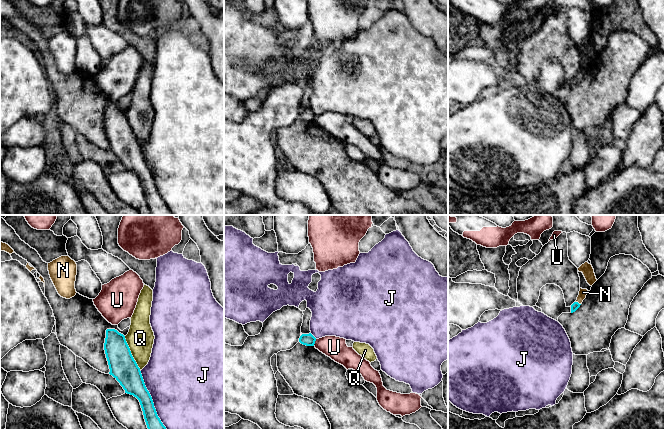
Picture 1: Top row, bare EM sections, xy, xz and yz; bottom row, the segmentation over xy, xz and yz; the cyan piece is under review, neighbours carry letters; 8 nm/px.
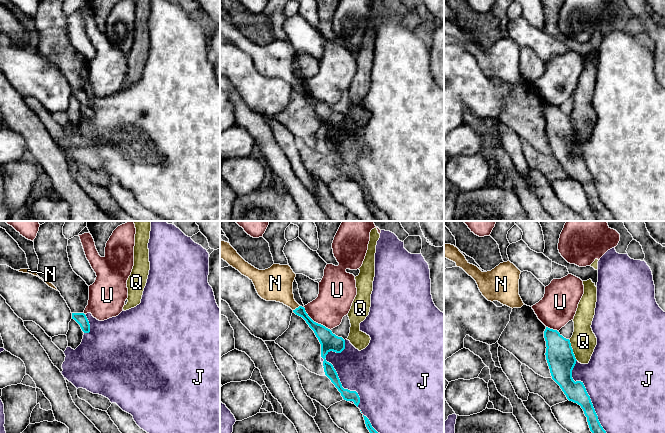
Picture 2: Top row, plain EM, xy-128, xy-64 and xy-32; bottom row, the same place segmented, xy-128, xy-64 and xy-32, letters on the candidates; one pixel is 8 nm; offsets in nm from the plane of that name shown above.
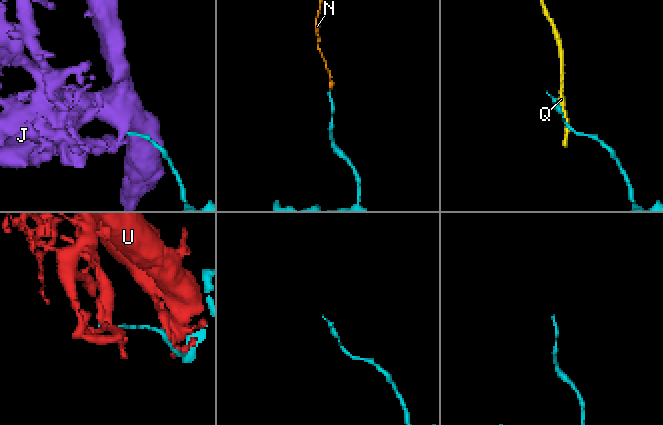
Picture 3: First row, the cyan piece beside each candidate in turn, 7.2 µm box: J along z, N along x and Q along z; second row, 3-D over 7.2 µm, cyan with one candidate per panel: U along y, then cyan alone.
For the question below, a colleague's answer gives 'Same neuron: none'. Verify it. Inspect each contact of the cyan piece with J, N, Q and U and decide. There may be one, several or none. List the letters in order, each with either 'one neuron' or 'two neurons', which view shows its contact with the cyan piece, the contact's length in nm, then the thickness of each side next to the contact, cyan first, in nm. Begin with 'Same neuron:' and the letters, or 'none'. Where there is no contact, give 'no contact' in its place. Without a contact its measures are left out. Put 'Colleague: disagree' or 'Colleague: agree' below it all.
Same neuron: N
J: two neurons; meets cyan in xy; contact 600 nm long; 180 nm thick on the cyan side, 500 nm on the other
N: one neuron; meets cyan in yz; contact 50 nm long; 60 nm thick on the cyan side, 60 nm on the other
Q: two neurons; meets cyan in xy; contact 300 nm long; 220 nm thick on the cyan side, 220 nm on the other
U: two neurons; meets cyan in xz; contact 60 nm long; 100 nm thick on the cyan side, 180 nm on the other
Colleague: disagree

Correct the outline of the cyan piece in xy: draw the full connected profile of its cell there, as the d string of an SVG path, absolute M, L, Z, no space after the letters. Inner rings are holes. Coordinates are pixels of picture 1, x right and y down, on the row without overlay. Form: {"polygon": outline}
{"polygon": "M107 105L104 126L110 145L109 150L120 159L125 169L139 176L152 215L173 215L157 191L152 173L125 112L115 105Z"}

